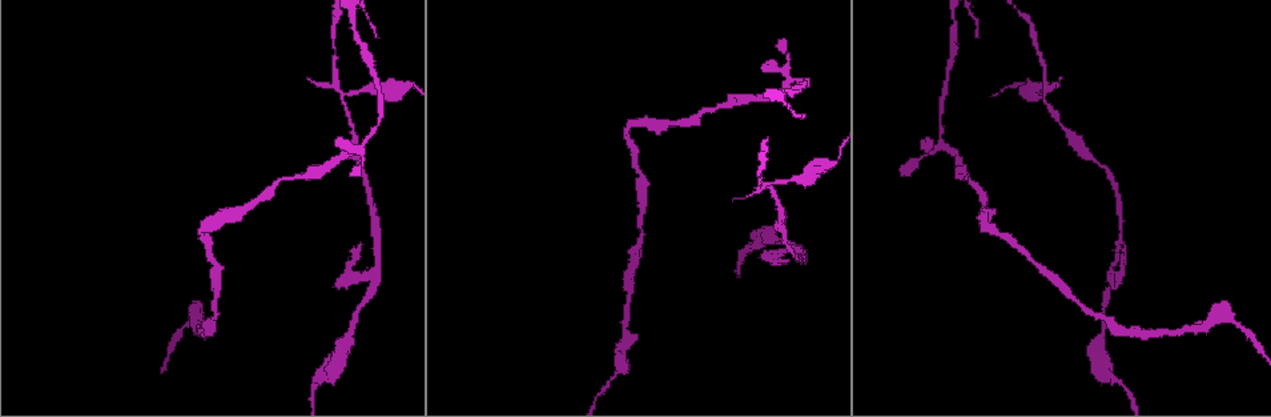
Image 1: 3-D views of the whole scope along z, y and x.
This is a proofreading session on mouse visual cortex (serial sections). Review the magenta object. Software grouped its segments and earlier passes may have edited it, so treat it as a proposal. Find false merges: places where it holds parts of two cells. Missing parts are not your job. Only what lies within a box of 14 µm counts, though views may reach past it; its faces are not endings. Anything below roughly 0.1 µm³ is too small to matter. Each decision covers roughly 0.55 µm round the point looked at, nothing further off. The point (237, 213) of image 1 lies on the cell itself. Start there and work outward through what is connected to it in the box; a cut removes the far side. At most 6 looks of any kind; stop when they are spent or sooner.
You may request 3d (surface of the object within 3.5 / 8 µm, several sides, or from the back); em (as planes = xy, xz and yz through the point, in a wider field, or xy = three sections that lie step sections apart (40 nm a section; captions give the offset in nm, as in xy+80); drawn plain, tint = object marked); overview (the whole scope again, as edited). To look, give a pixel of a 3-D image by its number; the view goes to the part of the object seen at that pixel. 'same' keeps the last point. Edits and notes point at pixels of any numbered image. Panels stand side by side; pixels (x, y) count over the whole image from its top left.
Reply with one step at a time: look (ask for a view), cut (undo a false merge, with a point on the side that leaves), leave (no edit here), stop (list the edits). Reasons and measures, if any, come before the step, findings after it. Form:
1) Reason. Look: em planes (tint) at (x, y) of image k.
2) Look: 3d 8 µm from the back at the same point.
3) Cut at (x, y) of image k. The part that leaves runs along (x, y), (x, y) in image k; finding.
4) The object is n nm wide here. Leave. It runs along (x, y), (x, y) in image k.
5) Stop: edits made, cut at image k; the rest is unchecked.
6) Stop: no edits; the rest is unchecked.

Abrupt turn. Look: 3d 3.5 µm at (200, 226) of image 1.

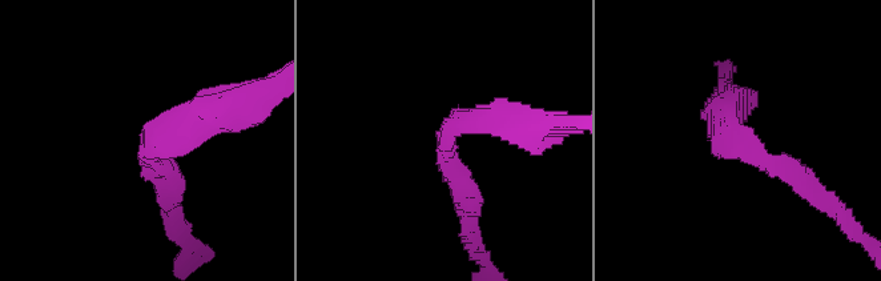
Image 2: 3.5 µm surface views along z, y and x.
The arms are 300, 400 nm wide. Look: em xy step 1 (tint) at (733, 141) of image 2.

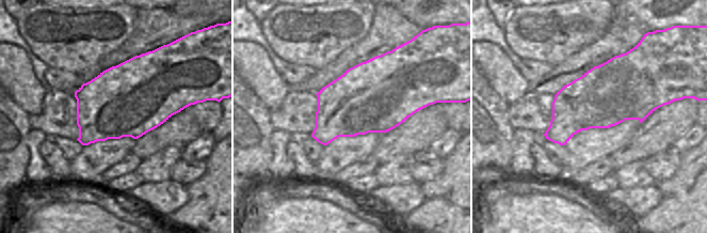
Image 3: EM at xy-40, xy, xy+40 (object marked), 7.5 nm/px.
Cut it another way. Look: em xy step 3 (tint) at the same point.

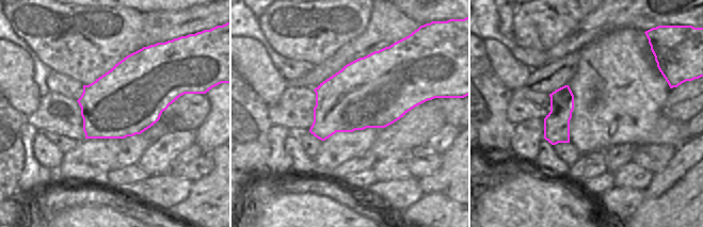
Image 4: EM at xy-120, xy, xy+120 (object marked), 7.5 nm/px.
Leave. It runs along (728, 105), (721, 135), (800, 179) in image 2; continuous, no second cell.

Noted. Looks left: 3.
Narrows sharply. Look: 3d 3.5 µm at (968, 179) of image 1.

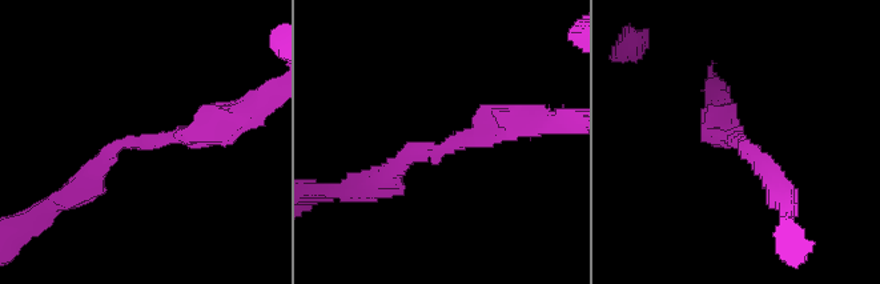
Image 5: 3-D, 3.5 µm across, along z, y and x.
The arms are 250, 300 nm wide; now the EM. Look: em planes (tint) at (144, 142) of image 5.

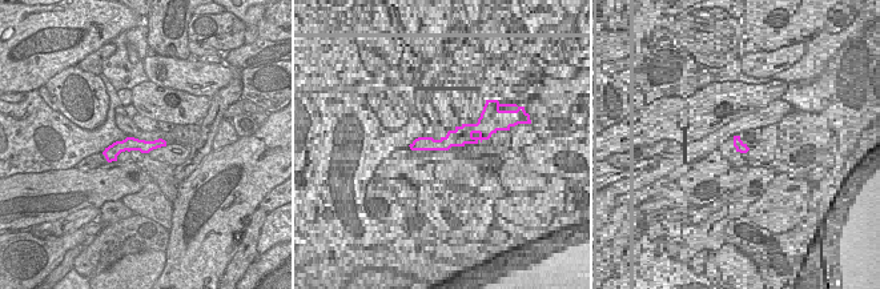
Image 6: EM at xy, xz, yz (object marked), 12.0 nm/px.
Leave. It runs along (161, 143), (120, 145), (108, 155) in image 6; one cell here.

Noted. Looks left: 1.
Stop: no edits; the rest is unchecked.

